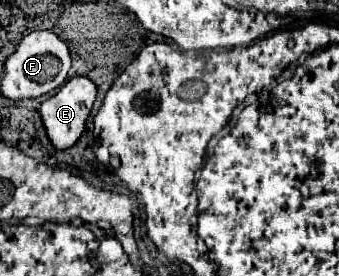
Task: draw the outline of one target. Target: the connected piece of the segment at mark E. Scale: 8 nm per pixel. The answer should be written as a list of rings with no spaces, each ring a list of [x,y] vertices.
[[[73,77],[53,97],[49,97],[41,105],[43,125],[47,129],[47,135],[49,135],[51,143],[55,145],[55,149],[69,149],[71,145],[77,143],[77,139],[81,137],[81,133],[85,131],[87,117],[91,113],[91,107],[95,103],[95,99],[97,99],[97,85],[91,79]]]

